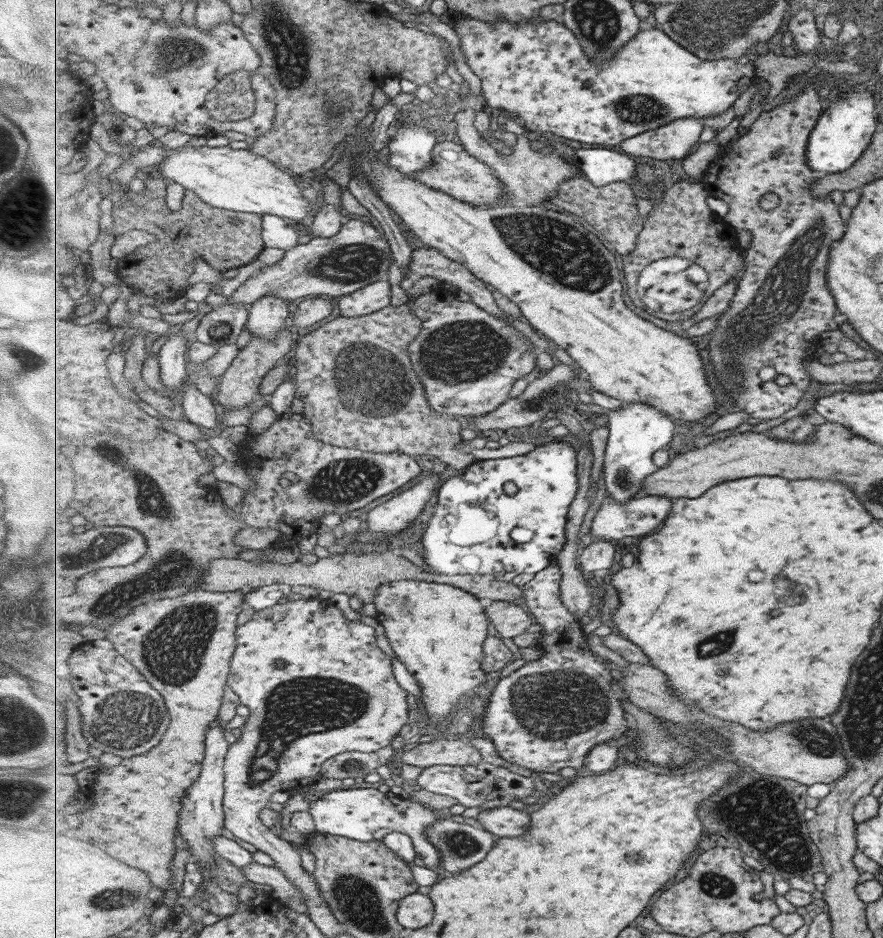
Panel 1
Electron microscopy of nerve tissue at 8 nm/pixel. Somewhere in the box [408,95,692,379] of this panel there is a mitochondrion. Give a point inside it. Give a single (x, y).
(558, 250)

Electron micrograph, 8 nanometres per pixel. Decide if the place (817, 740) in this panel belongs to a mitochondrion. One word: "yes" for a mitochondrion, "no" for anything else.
yes

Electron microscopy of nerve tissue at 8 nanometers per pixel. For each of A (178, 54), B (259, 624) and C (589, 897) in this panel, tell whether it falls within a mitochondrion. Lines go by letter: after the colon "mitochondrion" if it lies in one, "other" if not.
A: mitochondrion
B: other
C: other

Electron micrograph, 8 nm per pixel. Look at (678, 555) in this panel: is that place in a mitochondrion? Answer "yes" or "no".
no

